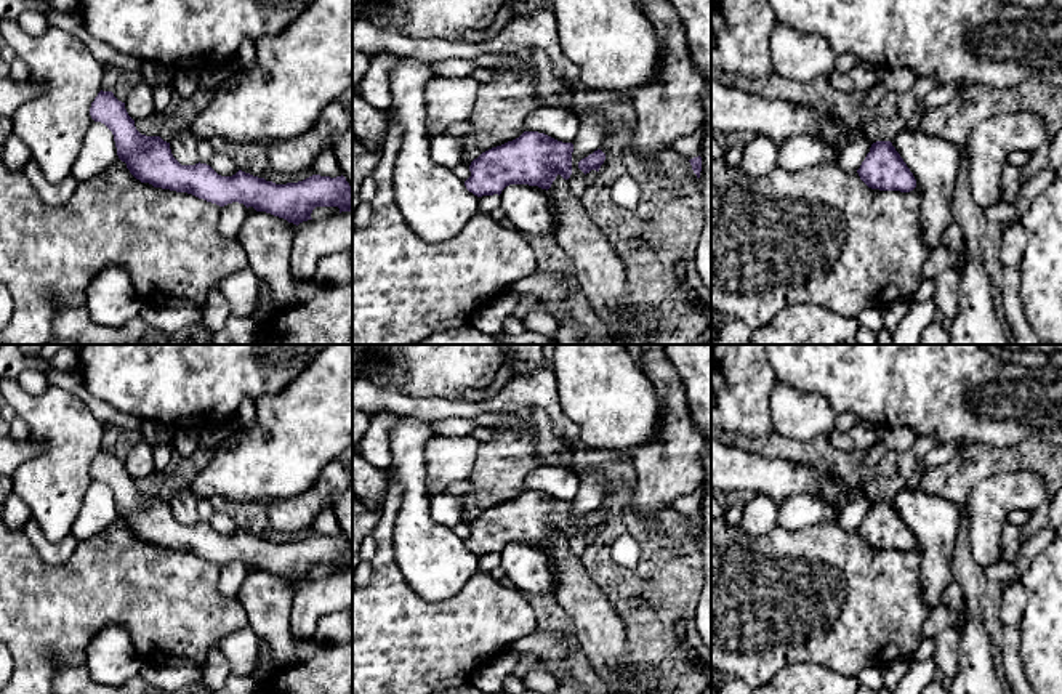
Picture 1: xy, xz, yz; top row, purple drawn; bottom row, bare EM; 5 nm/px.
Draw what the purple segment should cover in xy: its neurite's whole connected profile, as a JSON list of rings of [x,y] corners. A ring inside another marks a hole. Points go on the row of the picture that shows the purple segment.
[[[112,91],[98,93],[90,115],[112,131],[117,155],[130,173],[154,188],[187,192],[219,207],[239,202],[296,226],[312,220],[316,207],[338,207],[340,213],[352,210],[352,188],[343,175],[312,175],[298,183],[276,184],[242,170],[232,176],[221,176],[207,163],[181,165],[173,157],[170,143],[136,130],[125,103]]]

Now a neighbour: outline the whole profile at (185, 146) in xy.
[[[189,123],[184,125],[170,141],[170,149],[173,157],[181,165],[195,165],[199,163],[199,139],[189,128]]]

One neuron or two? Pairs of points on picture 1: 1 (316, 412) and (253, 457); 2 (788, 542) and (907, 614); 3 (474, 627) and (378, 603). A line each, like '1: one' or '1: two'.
1: one
2: one
3: one

